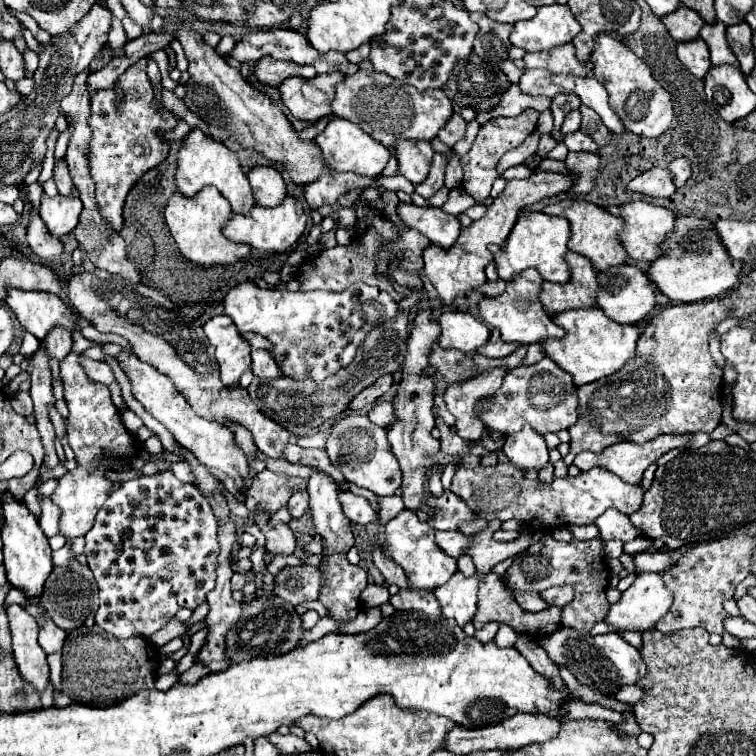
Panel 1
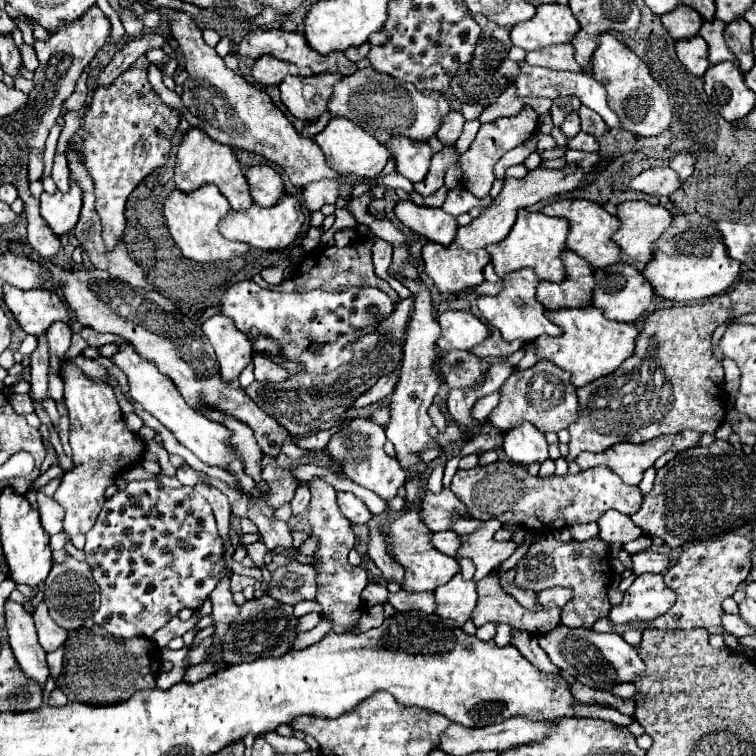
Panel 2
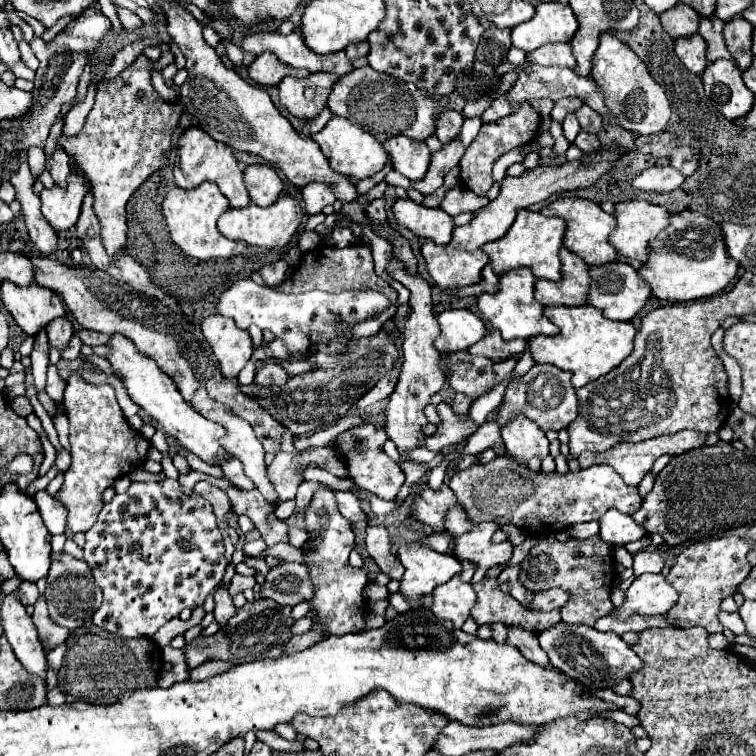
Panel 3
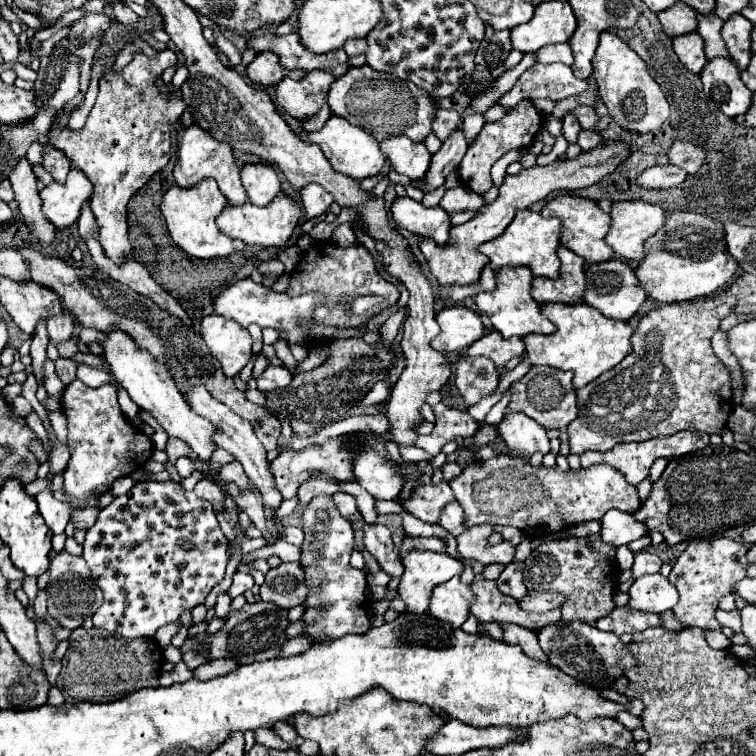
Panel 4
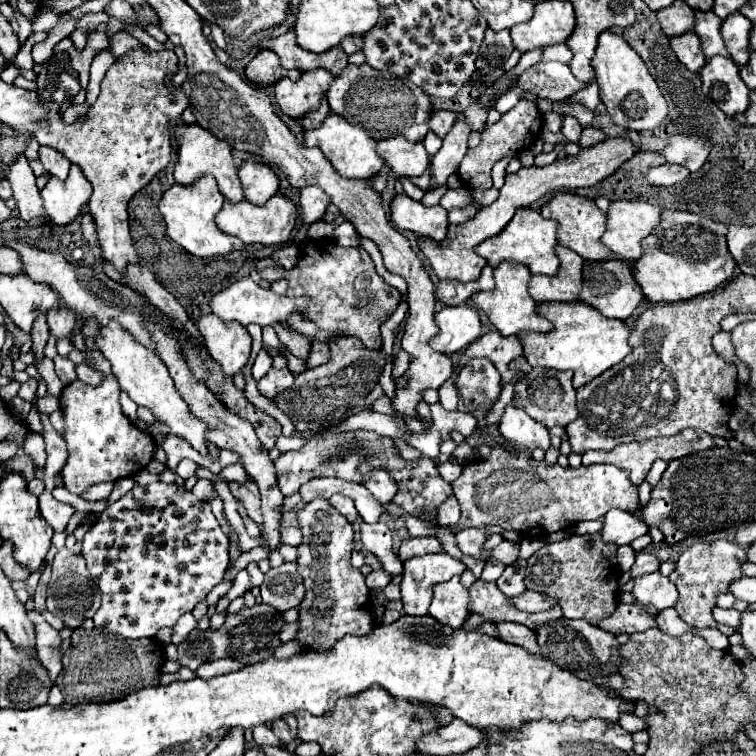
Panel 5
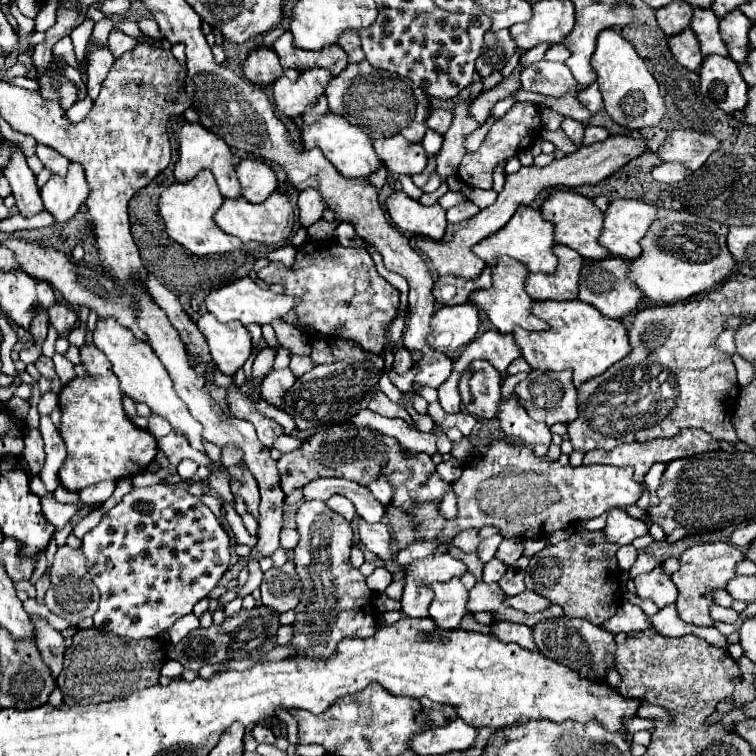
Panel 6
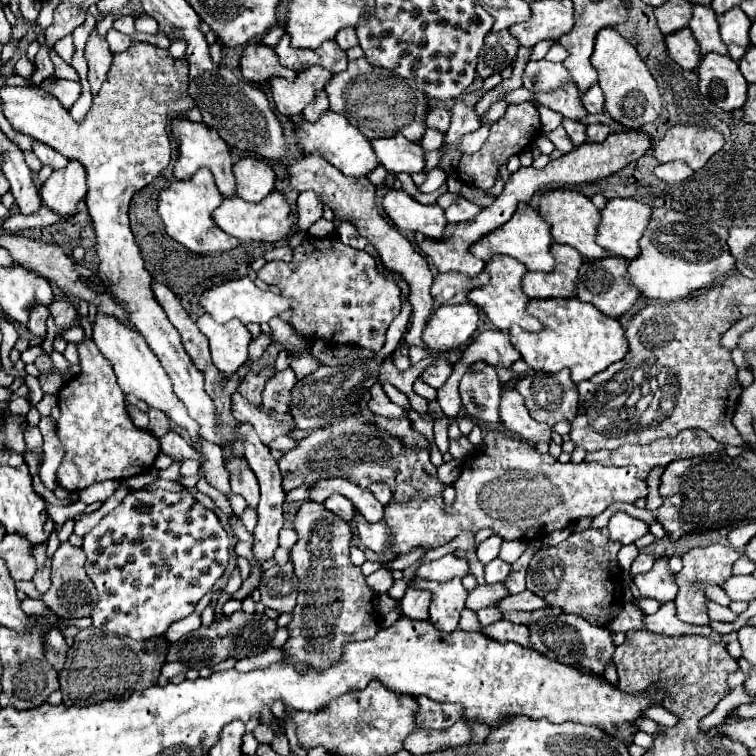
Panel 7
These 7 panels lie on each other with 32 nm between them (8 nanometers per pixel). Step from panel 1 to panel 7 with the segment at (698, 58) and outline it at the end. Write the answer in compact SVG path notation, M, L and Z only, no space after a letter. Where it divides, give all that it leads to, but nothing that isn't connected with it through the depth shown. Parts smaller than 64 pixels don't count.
M682 28L680 32L666 36L666 48L674 62L680 64L684 70L696 70L702 60L698 42L690 28Z

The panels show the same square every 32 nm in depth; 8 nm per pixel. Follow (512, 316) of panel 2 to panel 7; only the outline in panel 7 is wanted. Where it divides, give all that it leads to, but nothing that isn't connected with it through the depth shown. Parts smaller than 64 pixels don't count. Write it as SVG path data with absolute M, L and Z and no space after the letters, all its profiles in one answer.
M496 256L496 260L490 260L490 262L486 264L486 272L490 274L490 284L484 286L484 288L472 290L472 292L468 294L468 300L470 300L472 304L476 304L480 310L484 310L486 316L490 318L490 322L492 322L498 330L508 332L512 324L518 324L520 328L524 328L524 330L528 330L528 332L538 332L540 328L544 328L544 324L542 324L538 318L530 316L530 314L526 312L526 306L528 306L530 298L528 298L528 296L524 294L524 290L522 290L522 278L524 278L524 274L528 272L528 270L524 268L524 264L520 264L518 260L512 260L510 256Z

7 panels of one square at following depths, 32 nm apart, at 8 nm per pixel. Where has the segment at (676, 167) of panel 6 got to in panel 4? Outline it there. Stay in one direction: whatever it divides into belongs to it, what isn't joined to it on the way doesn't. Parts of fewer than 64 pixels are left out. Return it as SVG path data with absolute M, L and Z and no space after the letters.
M666 164L666 166L652 166L646 168L638 178L636 184L642 188L654 188L654 190L668 190L678 184L682 184L686 178L686 172L680 172L680 168Z

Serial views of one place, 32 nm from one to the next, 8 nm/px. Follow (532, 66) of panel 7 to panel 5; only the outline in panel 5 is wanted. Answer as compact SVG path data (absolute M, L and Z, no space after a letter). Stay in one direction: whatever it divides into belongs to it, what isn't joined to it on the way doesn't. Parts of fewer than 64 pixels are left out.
M538 62L532 68L528 68L516 82L512 90L508 90L504 96L500 96L494 104L498 112L508 112L516 106L516 102L524 94L534 94L538 98L548 98L552 102L564 100L576 92L586 88L584 82L576 80L572 70L562 62Z

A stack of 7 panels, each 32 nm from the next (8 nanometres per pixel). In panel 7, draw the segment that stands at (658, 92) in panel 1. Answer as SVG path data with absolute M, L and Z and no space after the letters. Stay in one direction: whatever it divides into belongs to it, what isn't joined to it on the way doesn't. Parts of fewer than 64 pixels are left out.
M604 28L596 36L596 46L592 54L592 66L598 72L598 84L604 92L606 112L622 126L638 130L644 124L656 122L662 114L662 96L658 92L656 80L650 76L644 60L638 56L636 48L622 38L614 28Z

